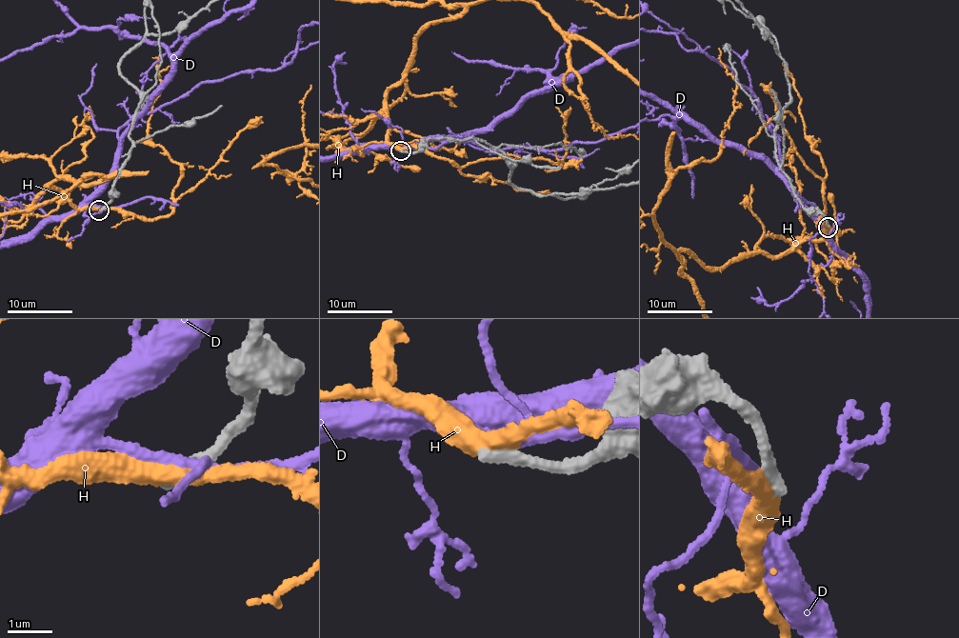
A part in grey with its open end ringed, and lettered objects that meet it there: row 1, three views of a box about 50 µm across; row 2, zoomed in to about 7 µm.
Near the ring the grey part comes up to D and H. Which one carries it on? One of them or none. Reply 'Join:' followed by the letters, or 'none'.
Join: none

